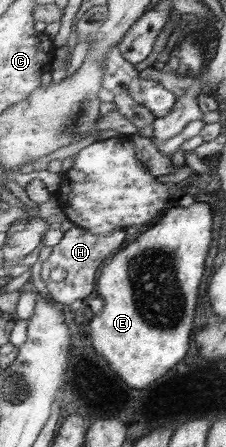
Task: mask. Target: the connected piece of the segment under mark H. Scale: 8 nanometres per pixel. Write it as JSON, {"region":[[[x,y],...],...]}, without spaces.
{"region":[[[76,225],[63,232],[62,239],[52,250],[52,258],[48,258],[44,262],[44,264],[50,264],[50,270],[64,268],[68,273],[66,278],[60,282],[50,280],[52,296],[56,296],[55,301],[67,304],[69,309],[72,302],[88,298],[88,295],[94,292],[98,268],[104,264],[106,258],[110,258],[112,254],[119,252],[118,248],[124,244],[126,236],[128,236],[128,232],[124,228],[119,228],[108,236],[96,236]]]}

